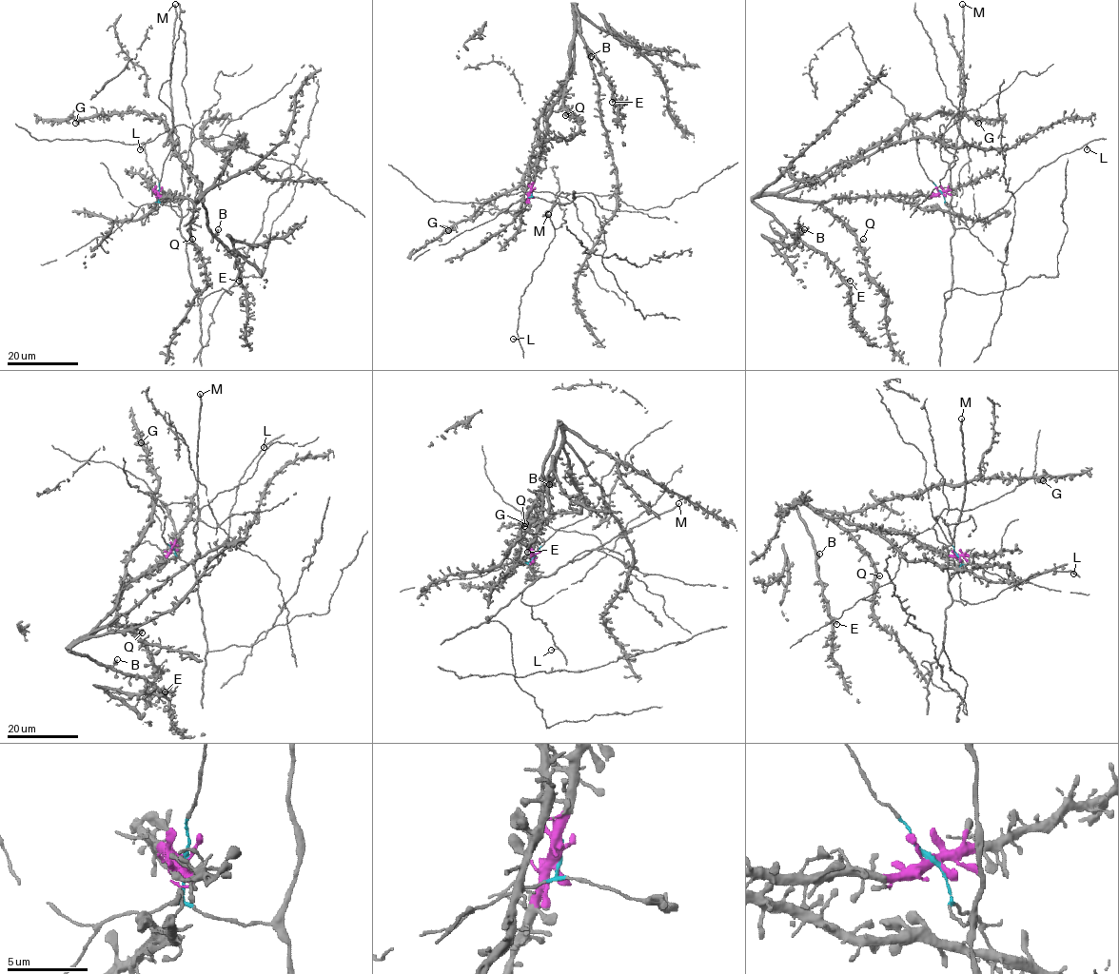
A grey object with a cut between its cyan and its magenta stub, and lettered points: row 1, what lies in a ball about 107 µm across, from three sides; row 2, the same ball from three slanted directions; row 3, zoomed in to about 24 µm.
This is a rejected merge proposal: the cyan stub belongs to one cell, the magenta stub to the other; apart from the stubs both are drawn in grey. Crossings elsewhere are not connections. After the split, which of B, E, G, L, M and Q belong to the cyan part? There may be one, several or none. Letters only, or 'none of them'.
L, M

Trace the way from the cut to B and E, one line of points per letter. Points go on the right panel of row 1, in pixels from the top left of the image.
B: (941, 192), (832, 197), (826, 202), (795, 202), (773, 195), (754, 200), (792, 232), (799, 235), (804, 229)
E: (941, 192), (832, 197), (826, 202), (795, 202), (773, 195), (755, 198), (754, 201), (819, 250), (850, 282)

